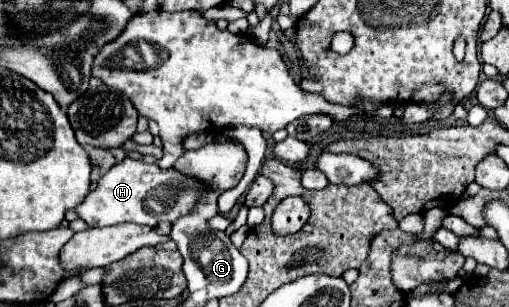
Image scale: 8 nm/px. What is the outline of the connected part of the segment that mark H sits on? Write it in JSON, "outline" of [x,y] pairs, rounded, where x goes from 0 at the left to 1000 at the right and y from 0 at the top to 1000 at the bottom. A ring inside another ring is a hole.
{"outline":[[[246,511],[238,531],[226,531],[191,596],[167,655],[151,674],[151,700],[175,739],[210,739],[230,726],[273,726],[305,739],[320,713],[344,726],[352,707],[371,700],[395,642],[395,609],[407,609],[399,590],[360,570],[348,550],[316,550],[312,537],[297,537],[285,524],[265,524]],[[289,642],[289,674],[285,674]]]}

